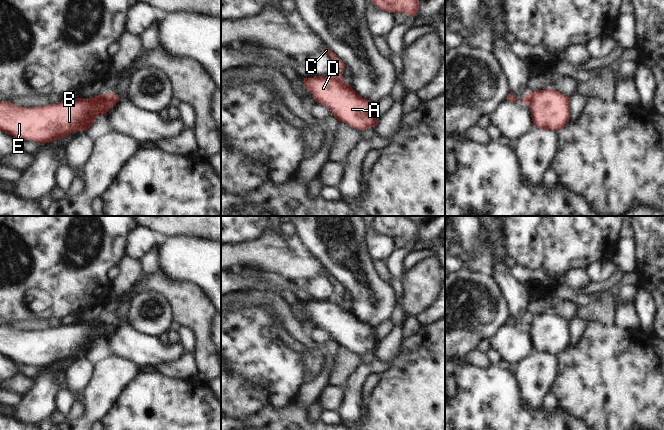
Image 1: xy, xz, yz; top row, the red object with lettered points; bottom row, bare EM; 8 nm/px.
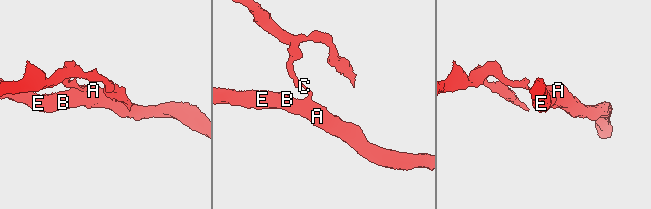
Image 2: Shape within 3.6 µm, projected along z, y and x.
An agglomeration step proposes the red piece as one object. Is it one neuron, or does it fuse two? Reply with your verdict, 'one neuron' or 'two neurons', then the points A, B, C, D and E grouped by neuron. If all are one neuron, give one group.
two neurons; groups A B D E / C

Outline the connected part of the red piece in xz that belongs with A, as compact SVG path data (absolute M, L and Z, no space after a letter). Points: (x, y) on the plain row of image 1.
M334 300L304 302L304 309L314 319L315 325L329 332L339 346L345 346L359 355L376 350L378 342L376 341L375 328L362 322L350 308L344 306L344 302Z

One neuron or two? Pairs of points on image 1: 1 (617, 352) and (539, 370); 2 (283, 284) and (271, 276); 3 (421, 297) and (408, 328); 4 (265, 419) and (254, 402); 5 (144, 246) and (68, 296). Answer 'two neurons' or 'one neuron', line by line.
1: two neurons
2: one neuron
3: two neurons
4: two neurons
5: two neurons

